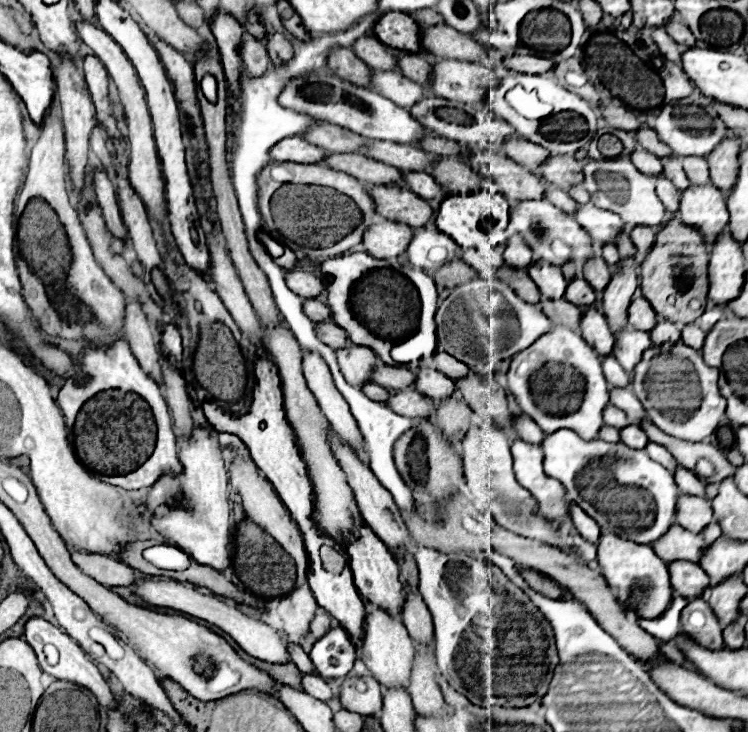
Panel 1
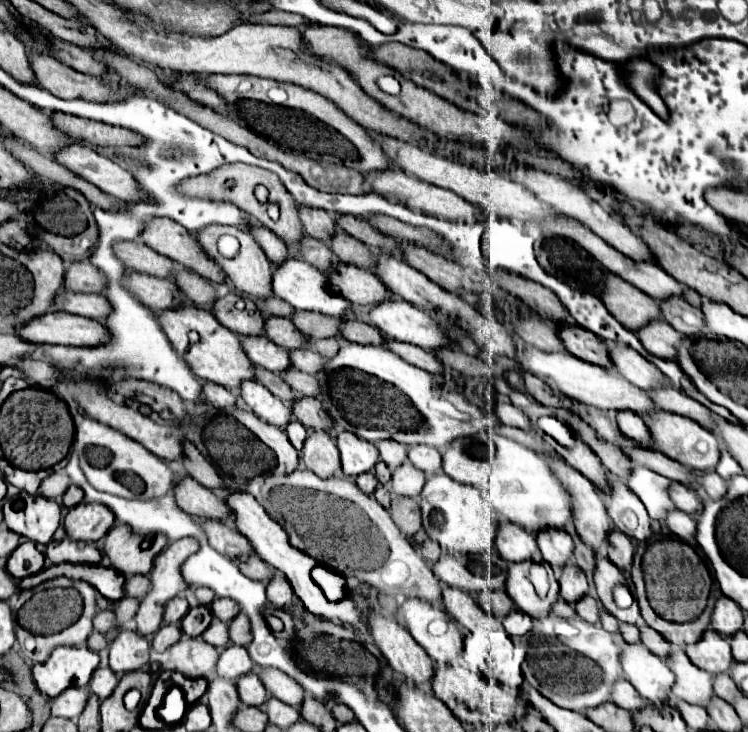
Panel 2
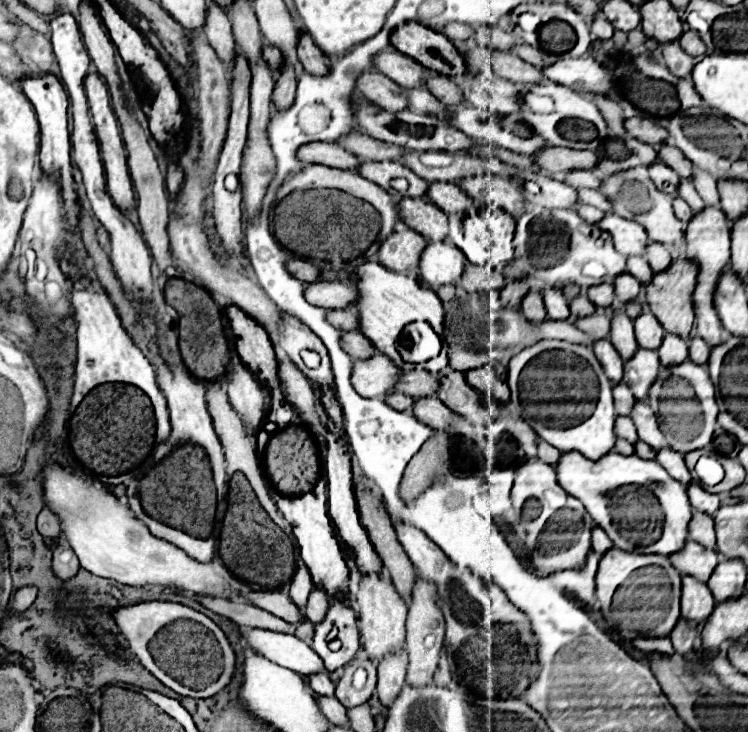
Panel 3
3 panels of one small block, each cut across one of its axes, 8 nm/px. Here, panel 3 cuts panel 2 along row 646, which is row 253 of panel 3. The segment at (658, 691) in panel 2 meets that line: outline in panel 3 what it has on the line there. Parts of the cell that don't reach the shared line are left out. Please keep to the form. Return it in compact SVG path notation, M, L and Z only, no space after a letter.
M606 214L598 226L606 232L610 232L614 246L624 256L644 256L646 246L650 246L650 240L644 232L644 228L632 220L620 218L616 214Z

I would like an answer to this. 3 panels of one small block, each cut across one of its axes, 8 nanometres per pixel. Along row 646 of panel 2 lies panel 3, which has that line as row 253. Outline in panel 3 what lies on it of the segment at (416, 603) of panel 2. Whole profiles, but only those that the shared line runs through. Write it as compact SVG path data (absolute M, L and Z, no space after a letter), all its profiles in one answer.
M428 242L420 256L420 274L434 290L456 284L464 274L464 254L446 242Z

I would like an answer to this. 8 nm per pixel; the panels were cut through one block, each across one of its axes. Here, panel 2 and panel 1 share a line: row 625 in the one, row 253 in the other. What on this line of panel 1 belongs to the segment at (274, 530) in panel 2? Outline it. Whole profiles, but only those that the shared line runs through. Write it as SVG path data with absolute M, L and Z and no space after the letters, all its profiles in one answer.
M352 252L352 254L342 254L342 256L334 256L334 258L328 258L324 262L320 262L320 274L322 274L322 280L324 280L324 286L326 286L326 304L330 306L332 310L332 320L346 330L348 334L348 340L352 344L358 344L358 346L366 346L366 348L372 348L374 354L386 362L386 364L392 364L394 360L390 358L390 350L392 350L392 342L390 340L382 340L378 338L376 334L372 334L368 330L366 324L362 324L354 312L352 312L352 298L350 298L350 292L352 292L352 286L356 284L356 280L360 280L362 276L366 276L368 272L376 270L376 268L388 268L382 260L376 260L372 256L368 256L366 252Z

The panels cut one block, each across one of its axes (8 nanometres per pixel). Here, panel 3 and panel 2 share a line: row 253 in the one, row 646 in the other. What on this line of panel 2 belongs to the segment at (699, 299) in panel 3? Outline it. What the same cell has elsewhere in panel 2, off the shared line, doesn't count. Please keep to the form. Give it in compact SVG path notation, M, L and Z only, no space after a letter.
M708 628L698 642L688 644L686 654L698 668L710 674L726 672L732 664L732 652L728 640L712 628Z

